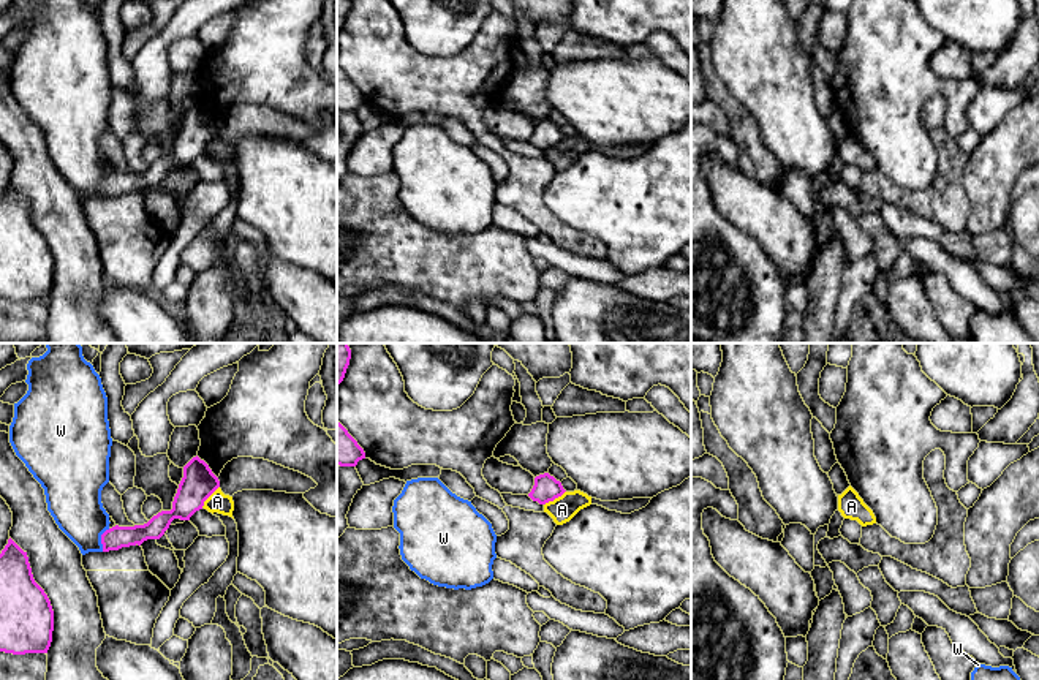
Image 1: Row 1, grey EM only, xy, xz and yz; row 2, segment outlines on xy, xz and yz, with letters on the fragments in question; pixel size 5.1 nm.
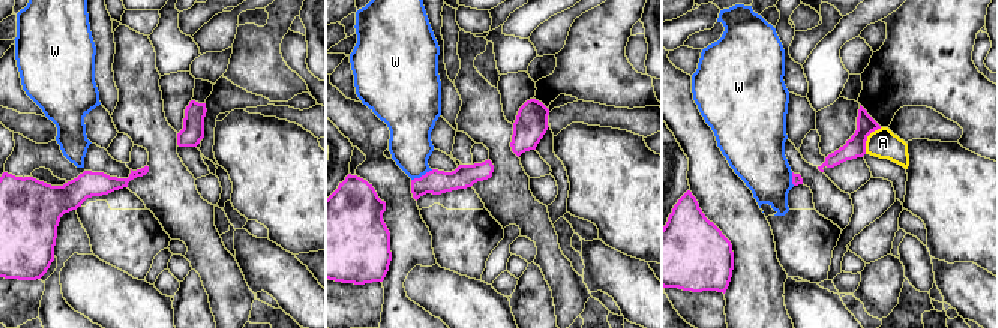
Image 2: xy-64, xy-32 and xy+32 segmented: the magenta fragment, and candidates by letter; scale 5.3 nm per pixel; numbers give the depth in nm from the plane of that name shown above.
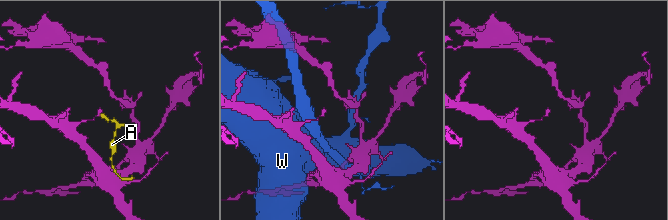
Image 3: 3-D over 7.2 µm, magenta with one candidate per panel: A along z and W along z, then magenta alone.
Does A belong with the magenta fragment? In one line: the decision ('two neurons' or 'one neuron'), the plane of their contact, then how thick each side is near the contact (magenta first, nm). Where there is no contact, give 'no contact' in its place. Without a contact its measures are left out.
two neurons | xz | 130/140 nm

